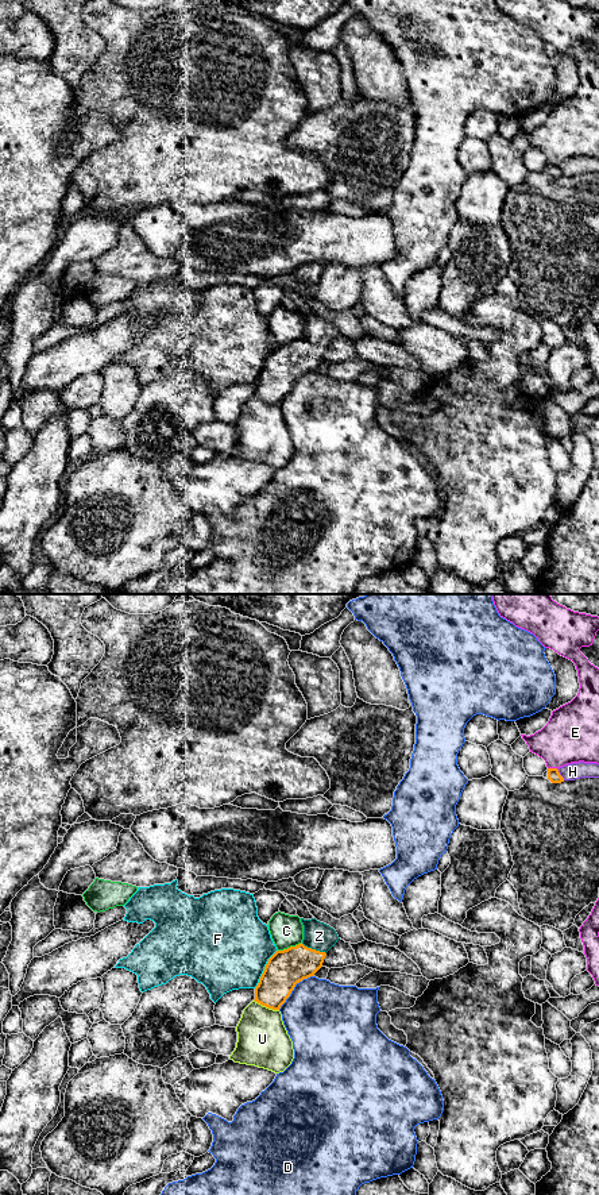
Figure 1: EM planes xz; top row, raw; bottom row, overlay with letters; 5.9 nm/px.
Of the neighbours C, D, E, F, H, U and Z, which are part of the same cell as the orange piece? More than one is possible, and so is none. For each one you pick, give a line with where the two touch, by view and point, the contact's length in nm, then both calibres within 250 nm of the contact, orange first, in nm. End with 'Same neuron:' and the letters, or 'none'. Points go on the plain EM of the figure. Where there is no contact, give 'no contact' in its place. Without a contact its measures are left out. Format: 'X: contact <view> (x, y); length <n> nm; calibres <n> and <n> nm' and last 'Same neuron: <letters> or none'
Z: contact xz (313, 344); length 170 nm; calibres 220 and 170 nm
Same neuron: Z

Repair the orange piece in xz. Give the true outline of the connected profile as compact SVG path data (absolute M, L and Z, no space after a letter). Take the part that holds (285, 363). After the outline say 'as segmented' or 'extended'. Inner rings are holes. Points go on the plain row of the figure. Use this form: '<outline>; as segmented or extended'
M316 313L304 315L304 335L295 342L277 346L267 356L255 382L255 397L279 405L295 379L314 371L322 362L326 347L339 331L333 323Z; extended

